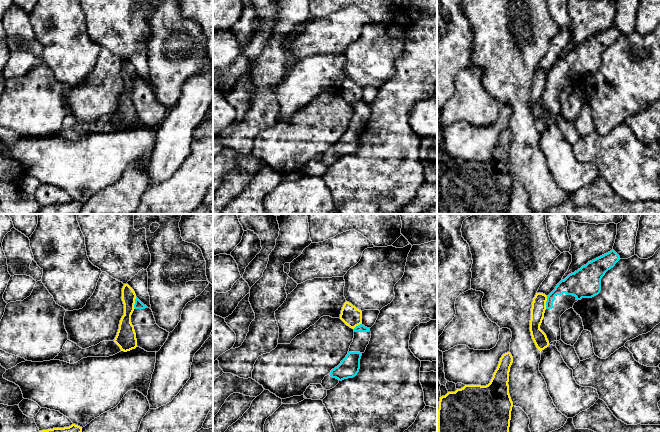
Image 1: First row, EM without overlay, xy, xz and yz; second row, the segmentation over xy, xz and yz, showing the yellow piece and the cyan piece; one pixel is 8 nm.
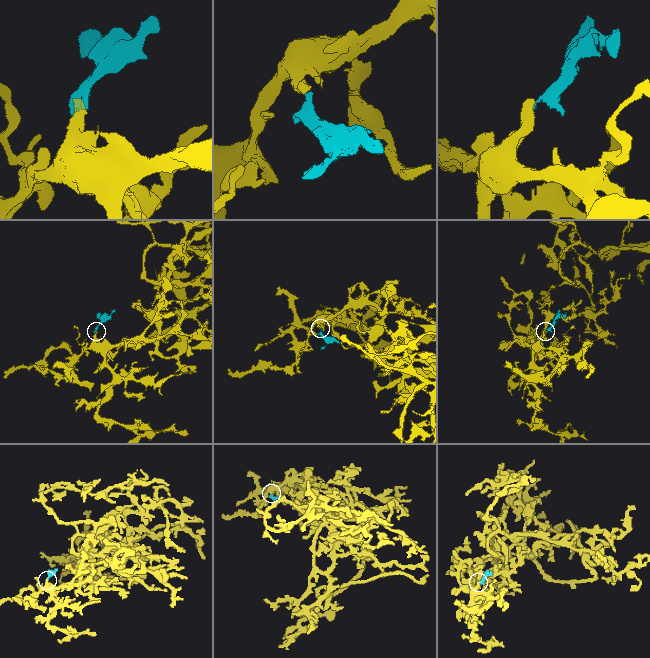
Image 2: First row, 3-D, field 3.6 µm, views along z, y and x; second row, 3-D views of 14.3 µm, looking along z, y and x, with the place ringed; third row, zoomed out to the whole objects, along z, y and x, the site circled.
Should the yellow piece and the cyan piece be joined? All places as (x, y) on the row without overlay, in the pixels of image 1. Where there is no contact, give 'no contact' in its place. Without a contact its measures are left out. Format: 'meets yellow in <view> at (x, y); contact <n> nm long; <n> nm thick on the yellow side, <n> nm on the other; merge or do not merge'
meets yellow in xy at (134, 79); contact 100 nm long; 140 nm thick on the yellow side, 70 nm on the other; merge

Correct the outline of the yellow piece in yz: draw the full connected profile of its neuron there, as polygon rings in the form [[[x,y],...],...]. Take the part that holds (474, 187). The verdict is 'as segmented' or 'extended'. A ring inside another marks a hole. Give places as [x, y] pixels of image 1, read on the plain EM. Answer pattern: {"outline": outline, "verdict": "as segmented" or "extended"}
{"outline": [[[510,128],[502,131],[490,159],[486,162],[465,161],[455,168],[440,173],[438,185],[439,214],[507,214],[509,210],[513,178],[509,170],[509,148],[513,139]]], "verdict": "as segmented"}

